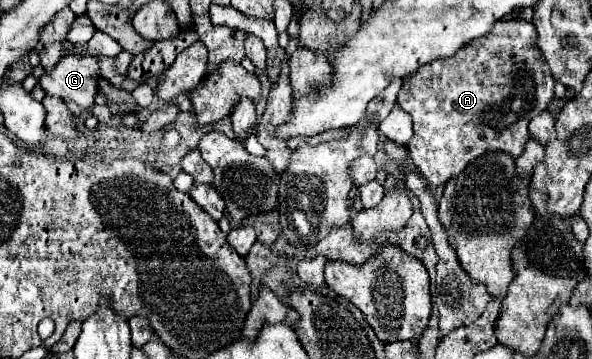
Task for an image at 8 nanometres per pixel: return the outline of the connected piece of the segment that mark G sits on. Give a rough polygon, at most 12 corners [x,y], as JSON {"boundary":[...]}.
{"boundary":[[67,55],[39,85],[47,95],[91,111],[95,57]]}

